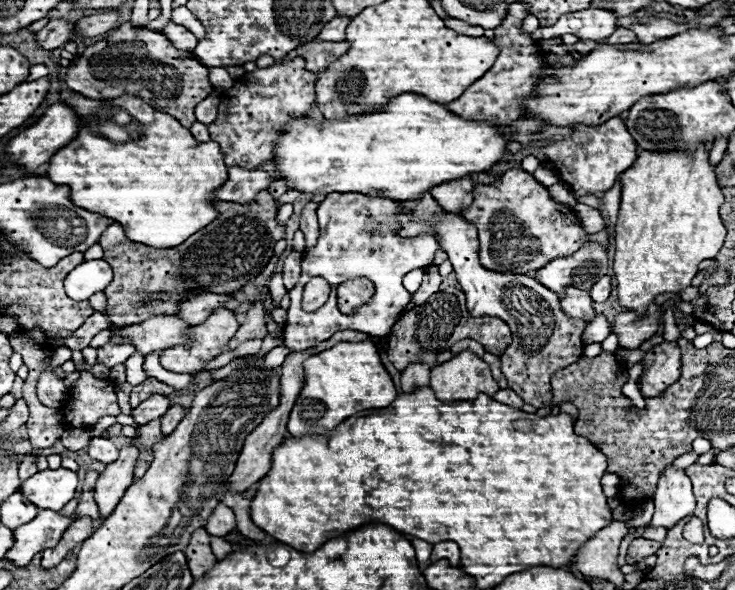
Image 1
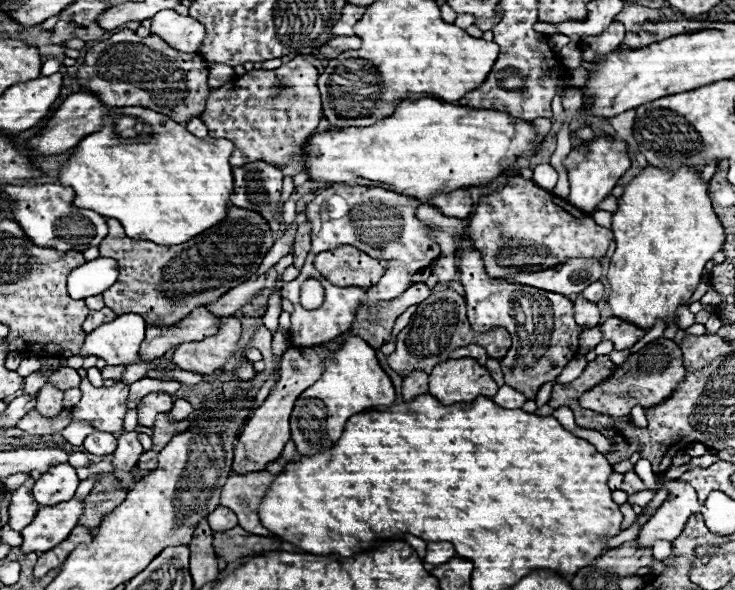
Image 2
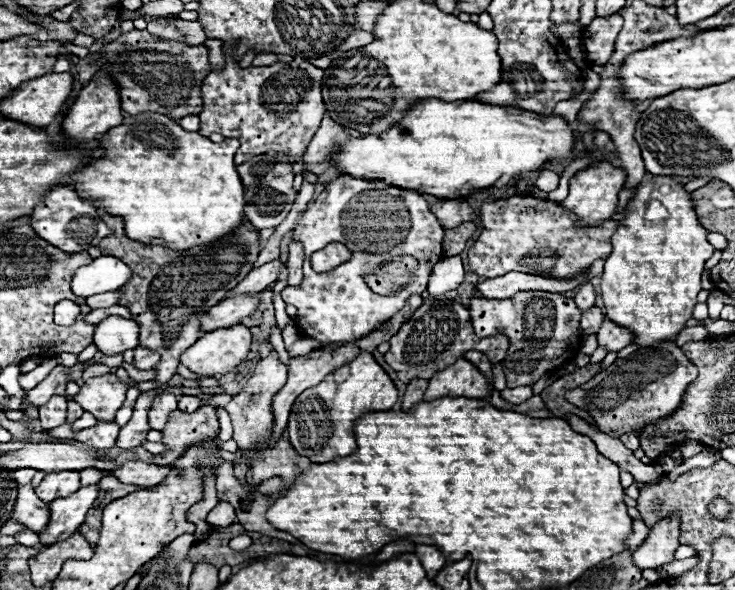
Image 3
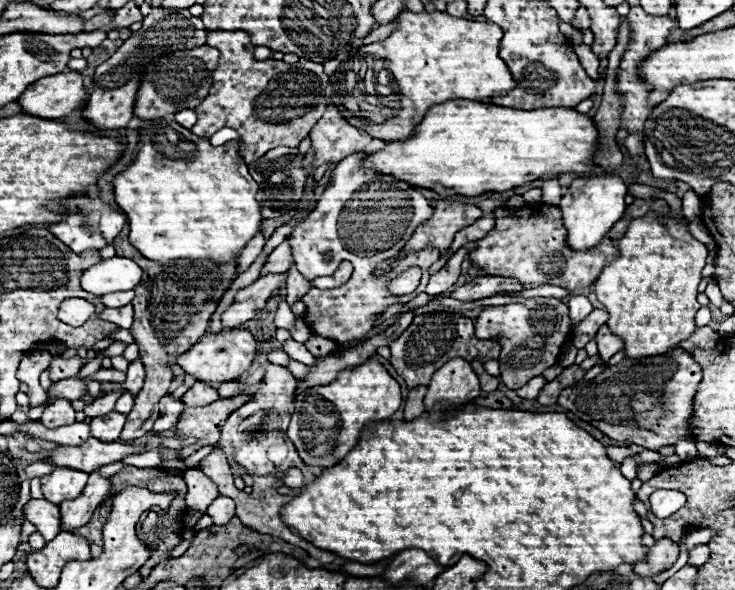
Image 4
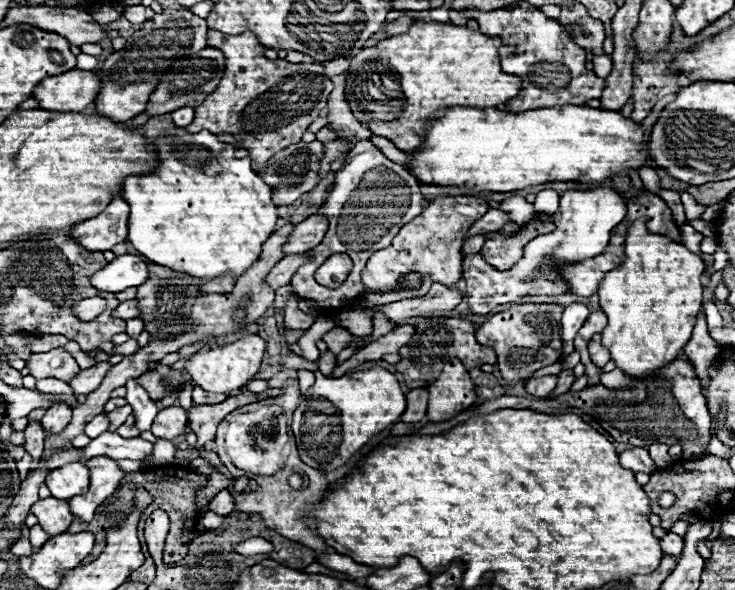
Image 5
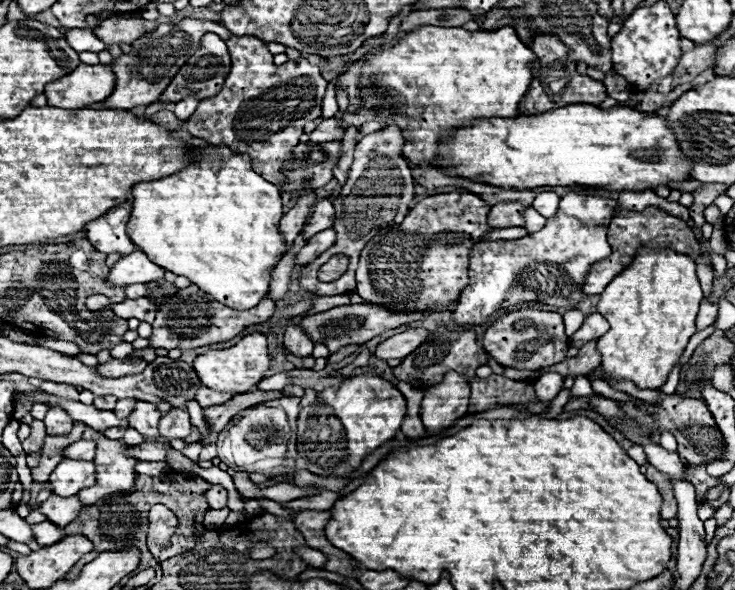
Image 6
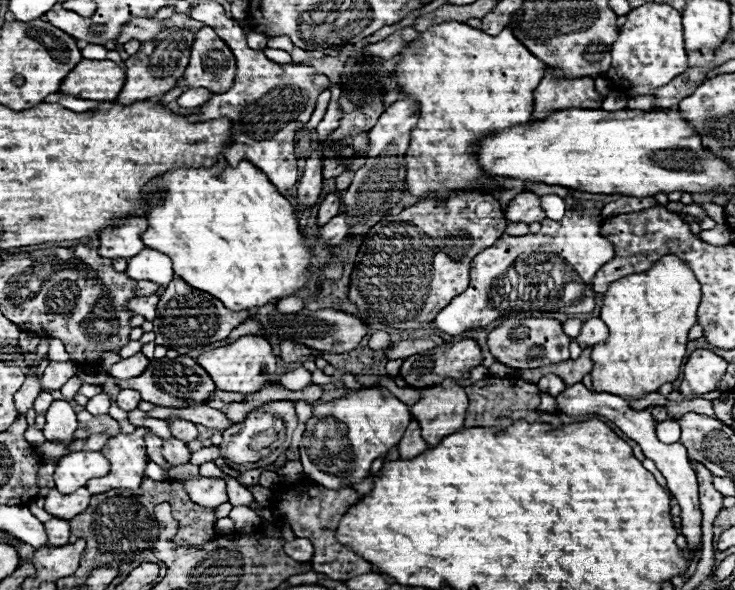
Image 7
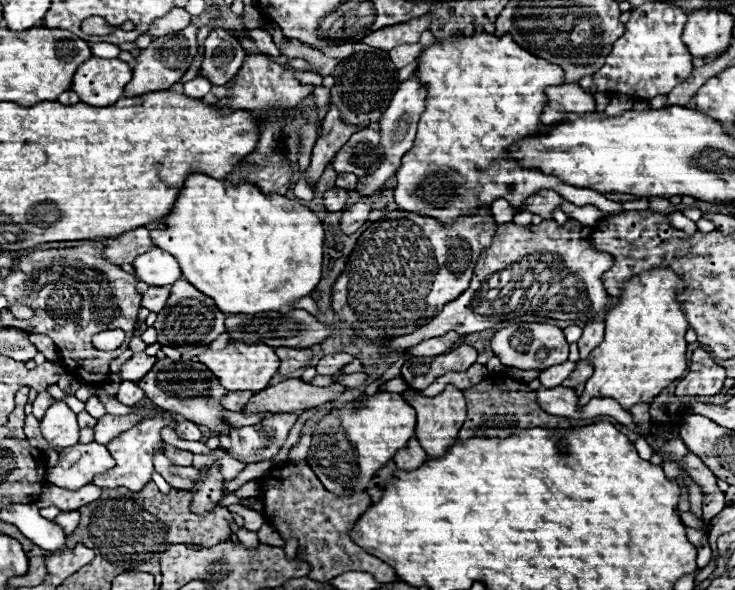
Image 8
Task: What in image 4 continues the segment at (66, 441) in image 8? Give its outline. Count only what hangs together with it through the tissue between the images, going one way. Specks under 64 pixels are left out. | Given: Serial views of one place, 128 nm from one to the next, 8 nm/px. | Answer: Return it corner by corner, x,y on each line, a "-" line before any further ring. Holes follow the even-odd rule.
56,400
54,404
48,404
40,422
46,428
58,428
58,426
66,426
74,422
74,408
70,404
70,400

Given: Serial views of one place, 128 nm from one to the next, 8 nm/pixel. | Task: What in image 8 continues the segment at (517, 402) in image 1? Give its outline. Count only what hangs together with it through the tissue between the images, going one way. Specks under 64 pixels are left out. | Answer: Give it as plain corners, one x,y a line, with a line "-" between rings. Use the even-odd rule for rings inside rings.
564,362
564,364
558,364
558,366
552,366
552,368
546,368
542,370
540,374
540,382
544,388
554,388
554,386
560,386
570,374
572,374
572,368
576,368
576,362

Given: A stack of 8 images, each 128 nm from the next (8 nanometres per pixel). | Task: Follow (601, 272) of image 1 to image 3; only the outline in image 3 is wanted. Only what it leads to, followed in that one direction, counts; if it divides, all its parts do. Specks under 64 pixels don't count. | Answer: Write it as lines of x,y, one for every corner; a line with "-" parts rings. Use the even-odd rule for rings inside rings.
508,272
504,276
498,276
496,280
482,280
476,286
476,292
480,292
484,298
512,298
516,292
526,292
526,290
566,292
576,288
584,276
586,272
572,280
550,280
542,276
524,276
522,272

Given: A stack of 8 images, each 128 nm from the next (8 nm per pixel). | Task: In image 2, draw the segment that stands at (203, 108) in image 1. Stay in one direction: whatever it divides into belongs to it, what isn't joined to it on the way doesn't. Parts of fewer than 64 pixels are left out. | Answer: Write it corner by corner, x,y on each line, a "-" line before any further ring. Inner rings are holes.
212,64
209,68
208,86
218,88
220,84
228,82
232,76
234,76
234,68
226,64

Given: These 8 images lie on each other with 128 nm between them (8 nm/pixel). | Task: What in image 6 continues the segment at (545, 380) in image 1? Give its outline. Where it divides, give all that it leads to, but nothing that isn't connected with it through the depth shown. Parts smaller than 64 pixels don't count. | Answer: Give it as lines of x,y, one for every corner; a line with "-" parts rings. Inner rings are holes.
528,308
498,318
482,336
482,344
484,350
502,366
510,366
518,370
538,370
544,366
558,364
560,360
566,360
568,336
564,334
562,316
558,312

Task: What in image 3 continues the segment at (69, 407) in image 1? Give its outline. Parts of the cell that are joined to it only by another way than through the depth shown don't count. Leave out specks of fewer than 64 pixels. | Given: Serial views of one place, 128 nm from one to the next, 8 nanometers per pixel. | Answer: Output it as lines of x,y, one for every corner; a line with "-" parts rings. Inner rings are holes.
104,374
84,380
74,400
86,412
92,412
100,422
112,422
116,412
122,408
126,390
128,386
122,384
114,374

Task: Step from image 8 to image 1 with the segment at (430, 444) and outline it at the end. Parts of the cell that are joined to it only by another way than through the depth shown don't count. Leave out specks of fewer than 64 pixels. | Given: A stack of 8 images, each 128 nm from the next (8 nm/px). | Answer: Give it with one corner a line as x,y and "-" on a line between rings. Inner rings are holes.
460,352
452,360
434,366
430,388
442,402
474,400
480,392
492,396
500,390
488,364
472,352

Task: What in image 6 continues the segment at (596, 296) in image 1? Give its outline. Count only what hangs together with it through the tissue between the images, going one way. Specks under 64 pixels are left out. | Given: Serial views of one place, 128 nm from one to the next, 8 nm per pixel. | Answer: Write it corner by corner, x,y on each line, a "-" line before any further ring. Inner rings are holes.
568,310
564,314
564,326
566,326
566,334
572,336
584,322
584,314
580,310

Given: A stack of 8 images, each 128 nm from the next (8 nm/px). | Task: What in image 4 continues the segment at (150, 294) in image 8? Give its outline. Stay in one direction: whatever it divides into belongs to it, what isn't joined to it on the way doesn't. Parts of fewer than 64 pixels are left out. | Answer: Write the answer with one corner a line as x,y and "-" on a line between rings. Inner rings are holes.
126,304
126,306
122,306
122,308
106,308
106,310
100,314
102,320
114,322
114,324
118,324
120,328
130,328
130,326
132,326
132,316
134,316
132,304

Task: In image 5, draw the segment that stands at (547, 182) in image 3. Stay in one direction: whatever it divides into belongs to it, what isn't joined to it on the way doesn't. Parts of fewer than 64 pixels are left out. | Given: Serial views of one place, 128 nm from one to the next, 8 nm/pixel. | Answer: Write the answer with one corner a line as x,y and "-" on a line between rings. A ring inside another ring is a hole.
542,190
536,194
534,208
538,214
552,216
558,210
558,200
560,200
560,194
556,190

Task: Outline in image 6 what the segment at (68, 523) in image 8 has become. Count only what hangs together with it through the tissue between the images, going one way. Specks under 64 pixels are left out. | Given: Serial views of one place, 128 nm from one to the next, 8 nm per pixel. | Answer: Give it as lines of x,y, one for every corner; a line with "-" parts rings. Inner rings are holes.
44,520
40,524
34,524
34,534
36,534
36,542
40,546
52,546
52,544
60,542
66,536
60,528
56,528
54,524
50,524
48,520

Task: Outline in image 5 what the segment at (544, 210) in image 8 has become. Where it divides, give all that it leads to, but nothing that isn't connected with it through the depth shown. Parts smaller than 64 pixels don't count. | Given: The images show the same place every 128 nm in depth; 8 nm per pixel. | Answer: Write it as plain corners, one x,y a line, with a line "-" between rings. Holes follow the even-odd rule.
490,208
476,224
472,224
472,228
468,230
468,236
476,236
476,234
490,234
490,232
498,232
502,226
512,224
512,218
498,208

